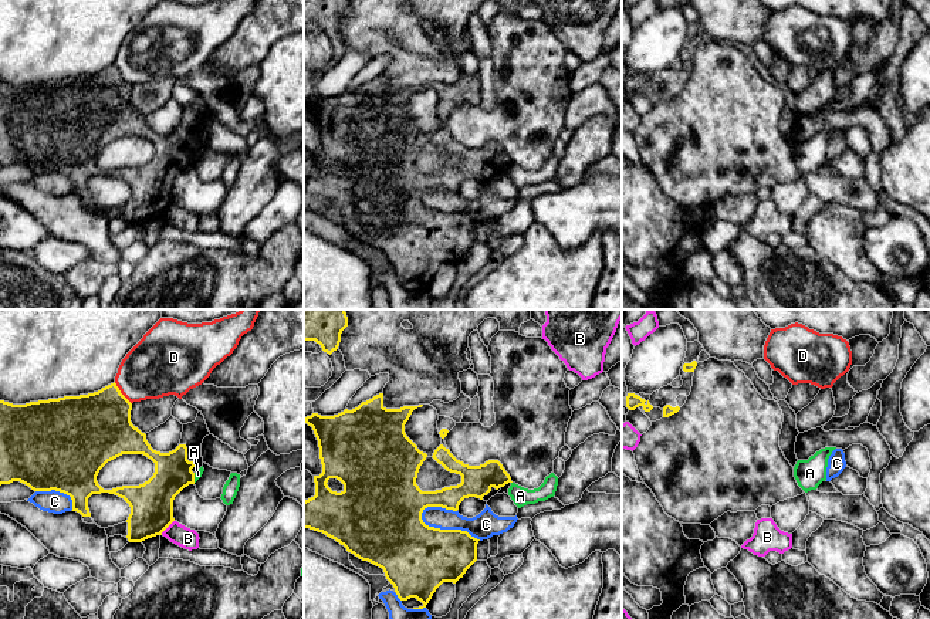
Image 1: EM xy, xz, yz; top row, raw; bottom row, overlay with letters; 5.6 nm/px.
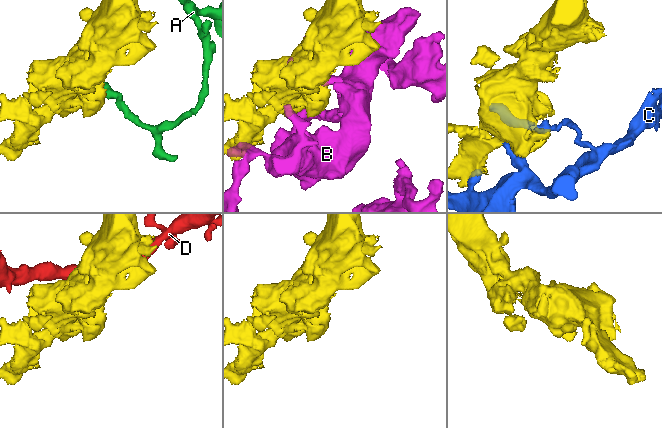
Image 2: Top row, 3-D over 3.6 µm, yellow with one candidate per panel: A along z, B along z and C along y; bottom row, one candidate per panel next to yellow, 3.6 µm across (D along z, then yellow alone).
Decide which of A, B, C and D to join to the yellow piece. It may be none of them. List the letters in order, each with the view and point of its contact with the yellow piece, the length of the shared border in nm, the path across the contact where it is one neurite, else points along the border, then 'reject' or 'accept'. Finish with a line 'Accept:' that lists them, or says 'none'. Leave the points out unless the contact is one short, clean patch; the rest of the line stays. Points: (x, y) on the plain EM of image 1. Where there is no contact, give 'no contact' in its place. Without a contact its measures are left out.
A: meets yellow in xy at (193, 159); contact 60 nm long; border along xy (193, 155), (195, 163); reject
B: meets yellow in xy at (168, 207); contact 120 nm long; reject
C: meets yellow in xz at (447, 212); contact 380 nm long; reject
D: meets yellow in xy at (121, 75); contact 160 nm long; reject
Accept: none

